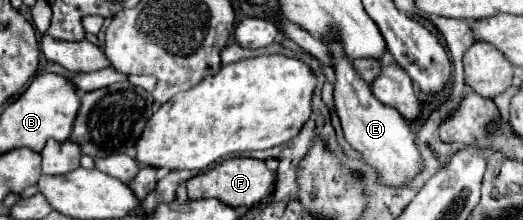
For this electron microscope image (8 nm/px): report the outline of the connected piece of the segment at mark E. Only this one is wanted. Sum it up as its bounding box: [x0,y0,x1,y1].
[326,43,424,187]

